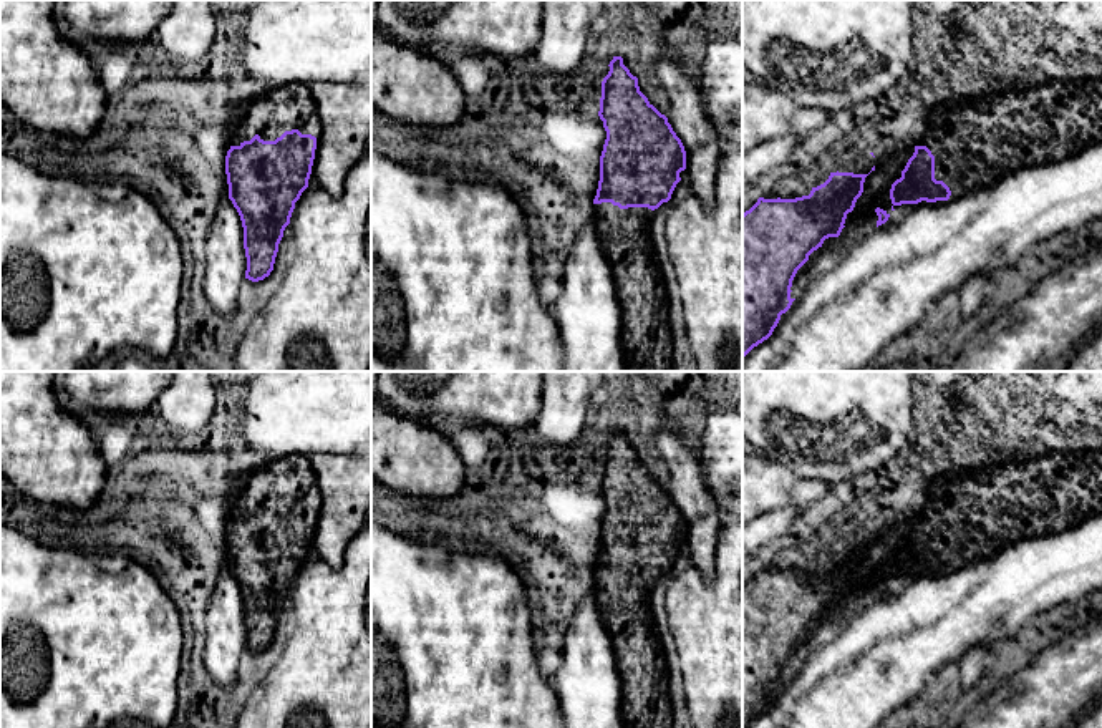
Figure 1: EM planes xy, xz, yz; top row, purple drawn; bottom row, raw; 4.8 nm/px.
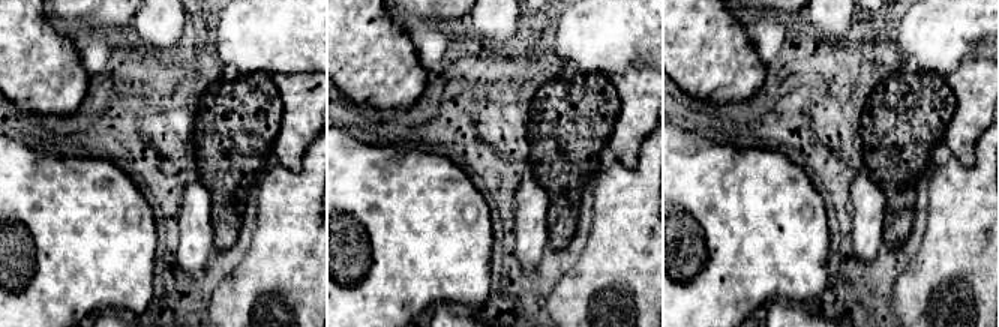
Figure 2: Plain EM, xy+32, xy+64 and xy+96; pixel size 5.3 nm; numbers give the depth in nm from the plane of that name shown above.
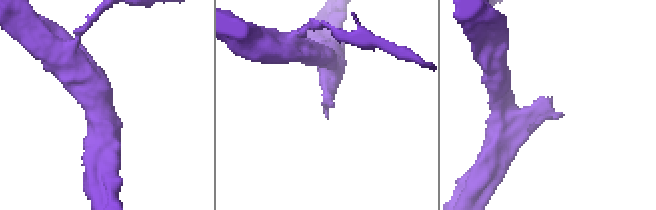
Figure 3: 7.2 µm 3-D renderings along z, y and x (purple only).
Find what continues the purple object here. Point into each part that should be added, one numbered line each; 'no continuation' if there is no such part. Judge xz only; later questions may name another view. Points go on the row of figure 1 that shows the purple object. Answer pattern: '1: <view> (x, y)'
1: xz (623, 234)

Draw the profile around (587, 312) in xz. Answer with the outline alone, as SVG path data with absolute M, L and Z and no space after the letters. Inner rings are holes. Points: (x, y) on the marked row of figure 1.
M593 219L568 250L552 310L562 343L562 371L626 371L621 310Z

